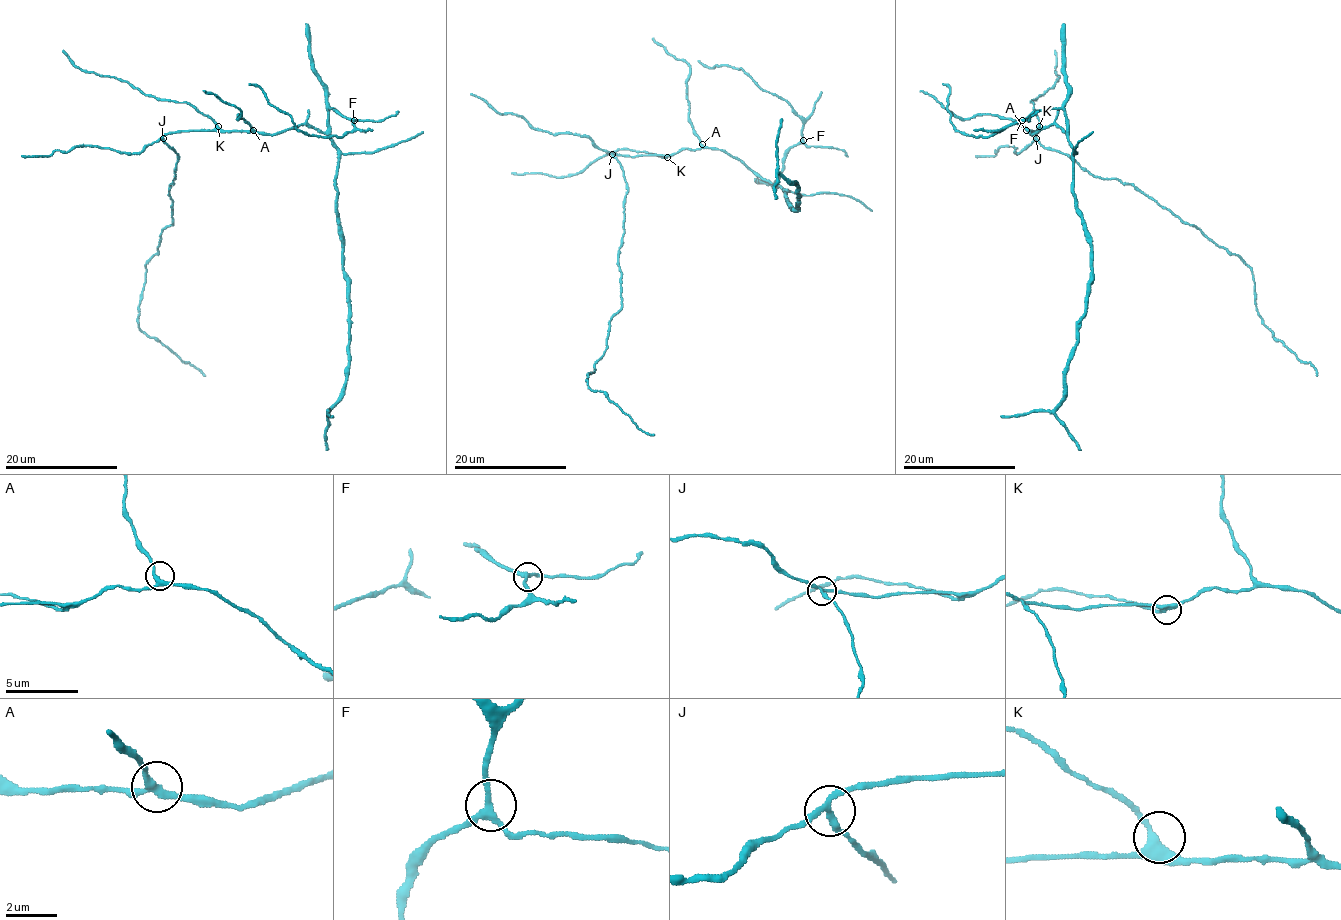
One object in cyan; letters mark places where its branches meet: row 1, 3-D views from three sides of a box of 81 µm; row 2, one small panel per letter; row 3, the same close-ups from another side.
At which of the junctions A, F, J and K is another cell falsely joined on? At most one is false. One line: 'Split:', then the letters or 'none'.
Split: none

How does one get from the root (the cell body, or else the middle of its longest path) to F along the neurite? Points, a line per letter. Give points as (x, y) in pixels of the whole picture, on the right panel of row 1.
F: (1037, 130), (1030, 132), (1033, 134), (1050, 125), (1067, 132), (1066, 113), (1061, 109), (1039, 109), (1022, 120)

